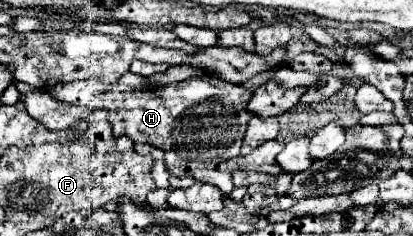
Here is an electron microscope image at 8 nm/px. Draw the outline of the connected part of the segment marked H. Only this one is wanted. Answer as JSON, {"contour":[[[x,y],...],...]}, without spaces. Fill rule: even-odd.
{"contour":[[[207,74],[191,78],[191,80],[168,84],[163,88],[151,88],[151,90],[137,90],[126,85],[119,85],[122,88],[121,90],[117,90],[117,85],[119,84],[116,84],[115,90],[111,91],[111,86],[103,84],[103,82],[95,82],[95,80],[79,80],[79,82],[71,82],[71,84],[55,86],[55,88],[51,88],[51,90],[49,90],[49,94],[51,94],[55,100],[61,100],[61,102],[65,102],[65,104],[83,104],[83,106],[93,106],[93,108],[103,108],[103,110],[107,110],[107,112],[109,112],[109,122],[111,122],[111,126],[113,126],[113,134],[115,134],[115,136],[129,136],[133,142],[145,142],[145,144],[151,144],[151,146],[161,148],[161,150],[165,152],[165,166],[167,166],[167,170],[169,170],[173,176],[179,176],[179,178],[183,178],[183,176],[191,176],[191,178],[195,178],[197,182],[207,182],[207,184],[217,186],[223,194],[229,194],[229,192],[233,190],[231,174],[227,174],[227,172],[219,172],[219,168],[217,168],[217,166],[219,166],[221,162],[227,162],[227,160],[231,160],[231,158],[239,156],[241,142],[243,142],[243,134],[245,134],[245,130],[247,130],[247,122],[249,122],[249,120],[251,120],[251,116],[253,116],[253,114],[251,114],[251,110],[247,110],[247,102],[251,100],[251,94],[253,94],[253,90],[251,90],[251,88],[241,86],[241,84],[233,84],[222,79],[221,82],[218,82],[218,80],[208,76]]]}

